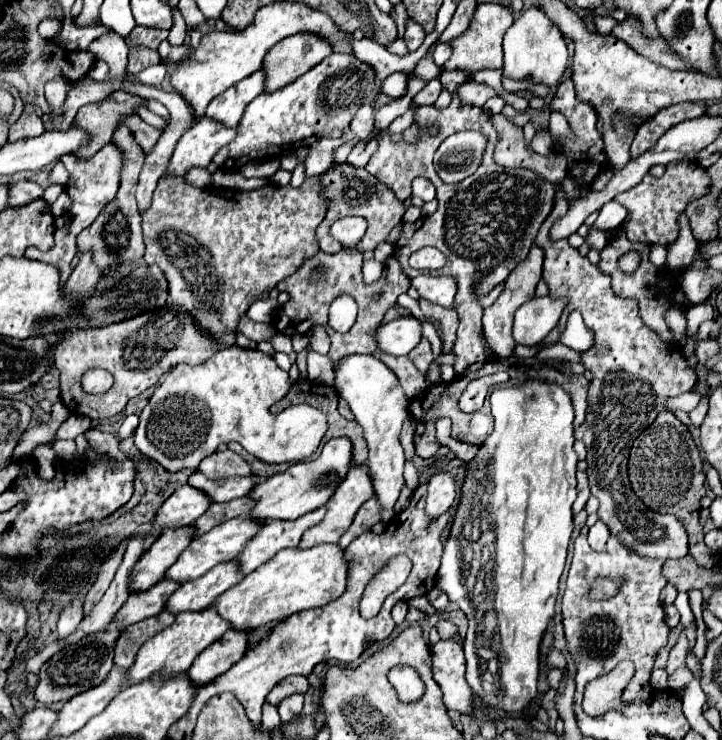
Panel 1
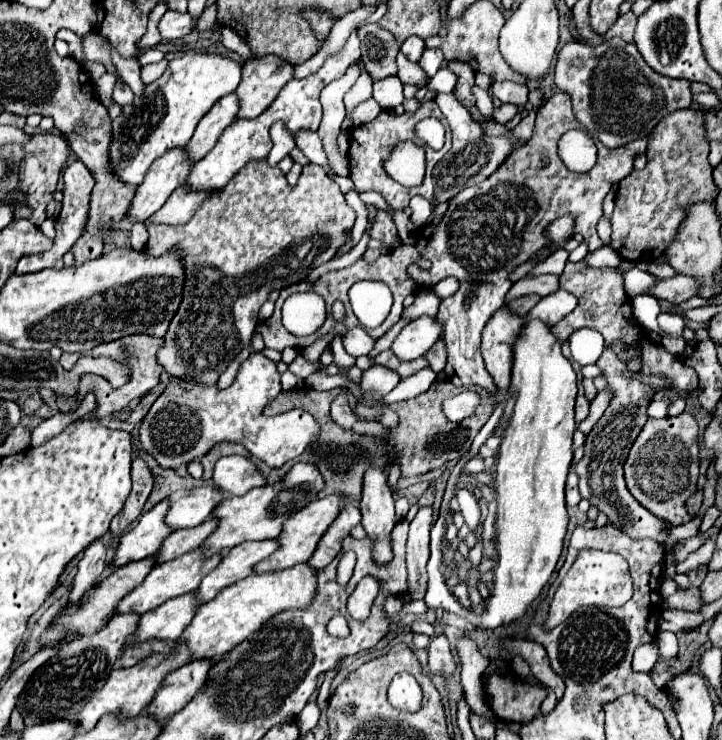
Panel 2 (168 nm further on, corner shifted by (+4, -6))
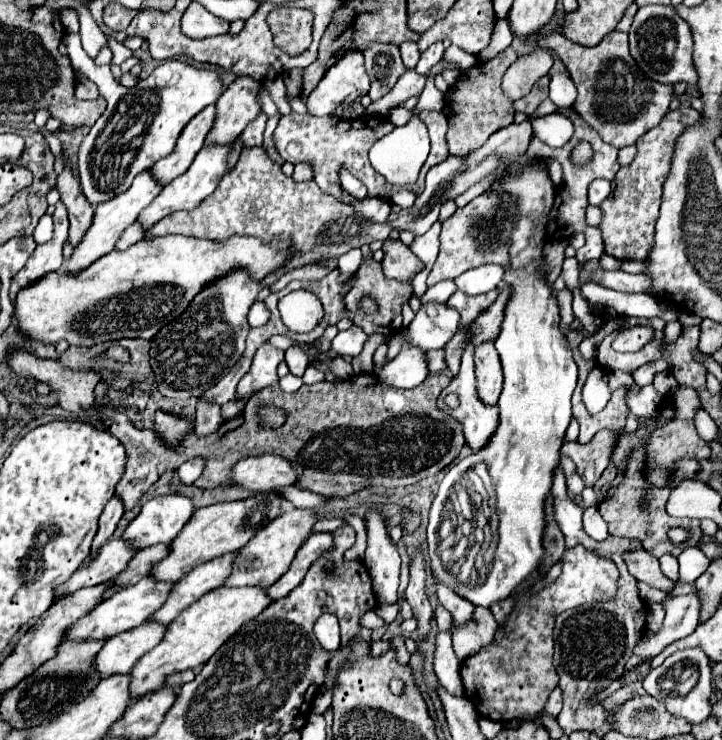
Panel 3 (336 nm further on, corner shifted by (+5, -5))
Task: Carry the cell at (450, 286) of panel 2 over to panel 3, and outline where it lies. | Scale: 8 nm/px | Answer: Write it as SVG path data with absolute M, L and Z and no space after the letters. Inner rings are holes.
M485 264L485 266L463 272L459 278L455 278L455 284L461 292L465 292L469 296L475 296L475 294L495 290L495 286L501 282L501 276L503 276L501 266Z

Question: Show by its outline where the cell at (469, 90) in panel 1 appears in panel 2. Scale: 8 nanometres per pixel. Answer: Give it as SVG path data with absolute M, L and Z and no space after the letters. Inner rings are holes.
M512 81L504 83L492 83L488 89L488 95L492 99L498 99L500 103L514 103L514 105L526 105L528 101L528 87L518 85Z

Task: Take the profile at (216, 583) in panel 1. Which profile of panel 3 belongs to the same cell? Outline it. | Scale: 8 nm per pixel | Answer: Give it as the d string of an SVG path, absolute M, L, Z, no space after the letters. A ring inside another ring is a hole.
M145 622L129 632L109 638L103 644L101 652L95 656L95 672L99 672L101 678L107 678L111 674L129 674L139 656L159 644L163 632L163 624Z

